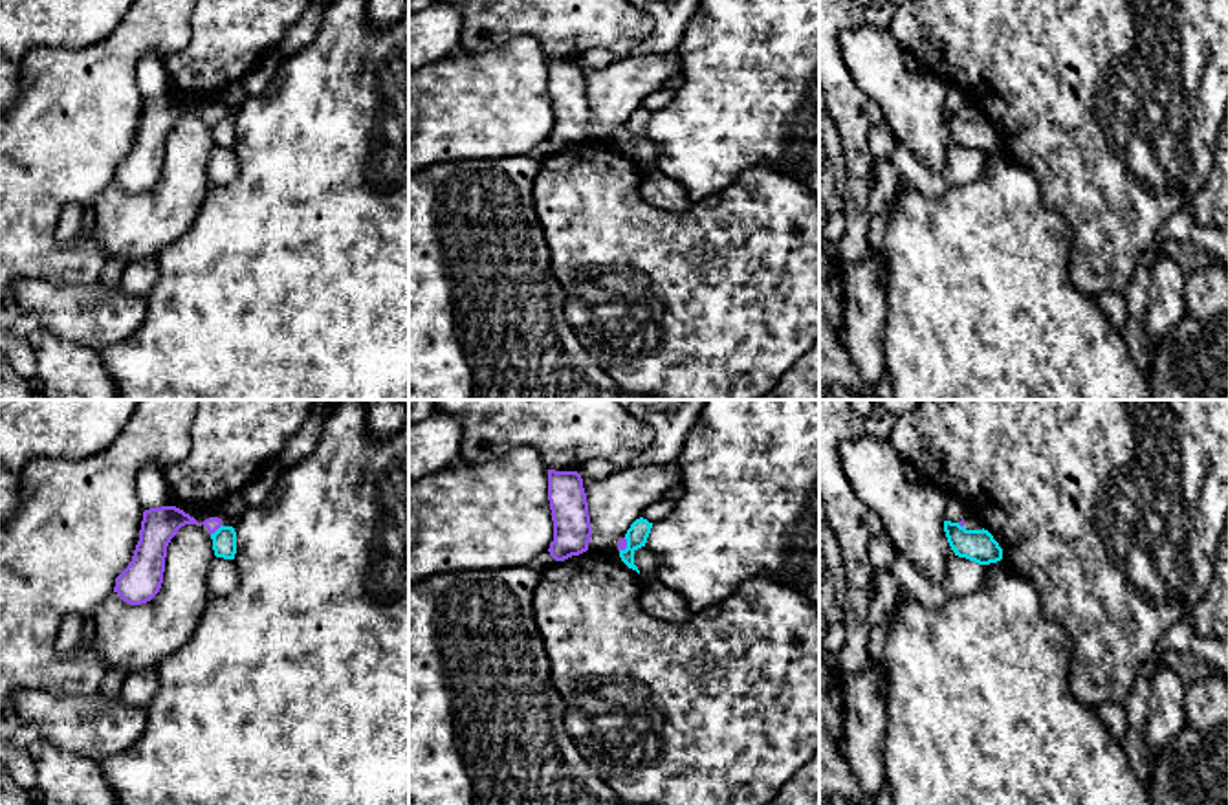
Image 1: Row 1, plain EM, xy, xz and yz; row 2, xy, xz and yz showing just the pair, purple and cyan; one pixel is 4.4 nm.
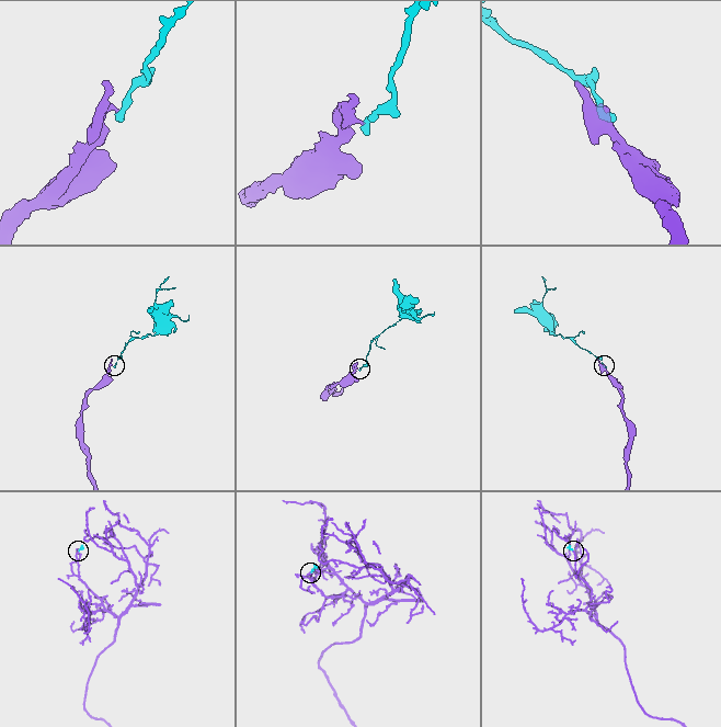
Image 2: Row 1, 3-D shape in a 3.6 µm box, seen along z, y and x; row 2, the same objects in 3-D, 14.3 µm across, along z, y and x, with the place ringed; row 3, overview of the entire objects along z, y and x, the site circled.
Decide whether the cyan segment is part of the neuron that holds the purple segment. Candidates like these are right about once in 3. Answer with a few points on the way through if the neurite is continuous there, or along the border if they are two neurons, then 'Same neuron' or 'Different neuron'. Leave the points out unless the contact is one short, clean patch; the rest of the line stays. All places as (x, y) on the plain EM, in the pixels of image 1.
Boundary: xy (220, 114), (211, 123). Different neuron

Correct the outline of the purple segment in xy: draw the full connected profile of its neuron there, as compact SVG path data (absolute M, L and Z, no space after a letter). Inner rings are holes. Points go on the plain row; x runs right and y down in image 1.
M176 95L150 97L143 101L139 130L132 150L115 167L114 182L130 194L150 191L161 178L167 136L185 114L203 114L209 123L222 116L222 108L209 106L198 112Z

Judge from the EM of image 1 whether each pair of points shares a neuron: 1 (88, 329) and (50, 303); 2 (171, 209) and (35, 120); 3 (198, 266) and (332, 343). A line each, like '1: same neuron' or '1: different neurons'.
1: same neuron
2: different neurons
3: same neuron

